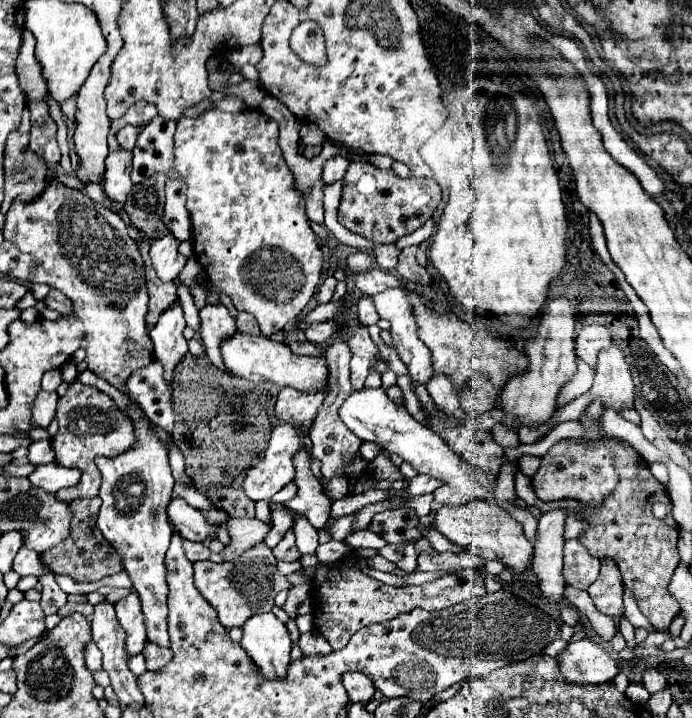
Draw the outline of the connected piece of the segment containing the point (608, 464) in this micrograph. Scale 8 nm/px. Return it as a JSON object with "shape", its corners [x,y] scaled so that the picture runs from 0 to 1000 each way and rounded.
{"shape":[[[812,611],[789,634],[783,634],[783,648],[769,664],[772,684],[780,698],[809,698],[835,695],[841,701],[864,703],[876,689],[887,684],[893,662],[887,656],[887,631],[879,623],[850,620],[838,611]]]}

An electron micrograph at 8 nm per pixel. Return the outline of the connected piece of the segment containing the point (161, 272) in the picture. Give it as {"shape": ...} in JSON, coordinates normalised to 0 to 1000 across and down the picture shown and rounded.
{"shape":[[[243,325],[231,333],[223,333],[217,344],[220,366],[234,391],[251,391],[263,377],[263,372],[269,369],[269,358],[257,352],[257,341],[260,336],[249,325]]]}

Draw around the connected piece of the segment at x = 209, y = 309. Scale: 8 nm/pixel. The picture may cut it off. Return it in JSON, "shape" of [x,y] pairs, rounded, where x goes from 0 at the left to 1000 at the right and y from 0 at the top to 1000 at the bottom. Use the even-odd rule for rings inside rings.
{"shape":[[[298,422],[289,430],[289,472],[298,481],[298,494],[303,503],[324,514],[321,508],[321,494],[318,494],[318,475],[321,469],[329,469],[341,461],[338,442],[321,422]]]}

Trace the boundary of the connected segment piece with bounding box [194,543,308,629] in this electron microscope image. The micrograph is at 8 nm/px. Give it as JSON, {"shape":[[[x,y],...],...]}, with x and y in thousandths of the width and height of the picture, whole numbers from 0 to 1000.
{"shape":[[[382,756],[367,759],[353,770],[353,781],[341,781],[341,806],[338,806],[338,784],[306,784],[306,781],[283,781],[280,784],[280,815],[292,826],[292,831],[312,848],[318,868],[327,876],[350,873],[358,859],[367,854],[382,854],[396,845],[396,831],[408,820],[419,820],[425,815],[442,812],[439,792],[425,795],[419,801],[405,801],[399,792],[399,779],[393,765]]]}

